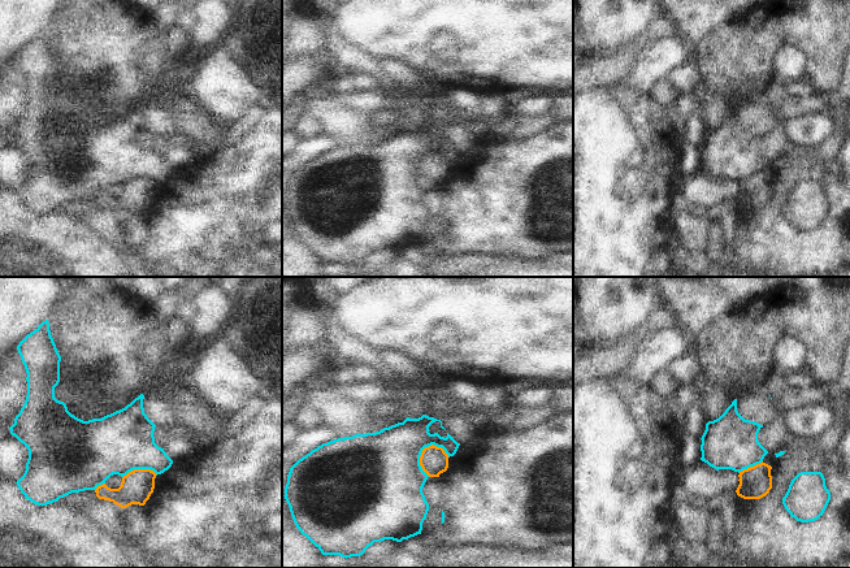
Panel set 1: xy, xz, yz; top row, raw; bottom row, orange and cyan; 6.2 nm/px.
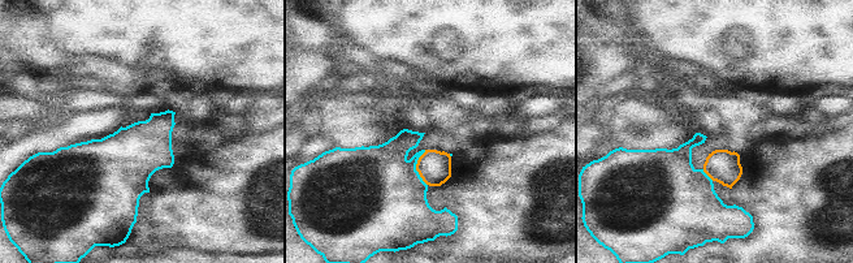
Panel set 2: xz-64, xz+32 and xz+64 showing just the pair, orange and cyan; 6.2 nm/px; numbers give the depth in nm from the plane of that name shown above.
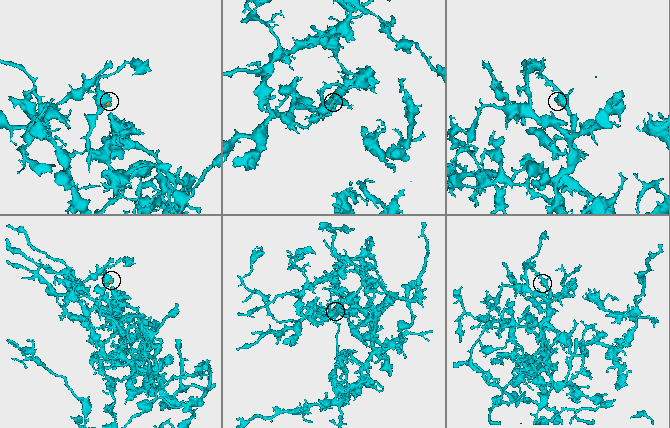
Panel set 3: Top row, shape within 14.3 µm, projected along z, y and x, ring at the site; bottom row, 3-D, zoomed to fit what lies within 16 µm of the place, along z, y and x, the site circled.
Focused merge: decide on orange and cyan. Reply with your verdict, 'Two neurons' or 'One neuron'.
Two neurons.

